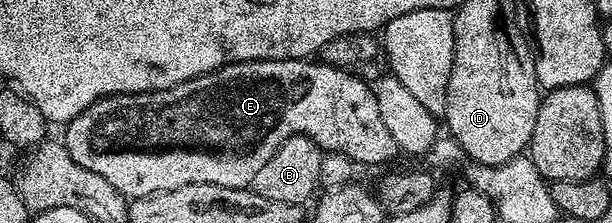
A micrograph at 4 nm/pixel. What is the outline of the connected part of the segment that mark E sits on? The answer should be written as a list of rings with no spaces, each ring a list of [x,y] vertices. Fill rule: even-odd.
[[[282,59],[281,61],[235,61],[229,65],[223,65],[221,69],[215,69],[212,73],[203,73],[189,81],[178,83],[169,89],[159,89],[153,93],[116,93],[112,97],[104,97],[95,101],[86,111],[82,111],[77,117],[67,122],[68,129],[62,136],[62,144],[68,148],[74,163],[87,167],[102,179],[106,179],[126,199],[148,197],[152,193],[162,191],[174,191],[174,187],[186,187],[190,183],[214,183],[218,187],[234,187],[235,189],[247,189],[252,184],[254,175],[266,167],[266,159],[278,151],[278,147],[284,142],[285,137],[309,137],[312,142],[319,145],[321,150],[330,153],[341,153],[350,160],[364,165],[380,165],[388,161],[392,156],[397,156],[398,150],[394,138],[390,136],[390,130],[386,128],[382,114],[378,111],[378,99],[373,86],[359,75],[353,75],[348,71],[341,71],[335,65],[326,65],[319,59]]]

